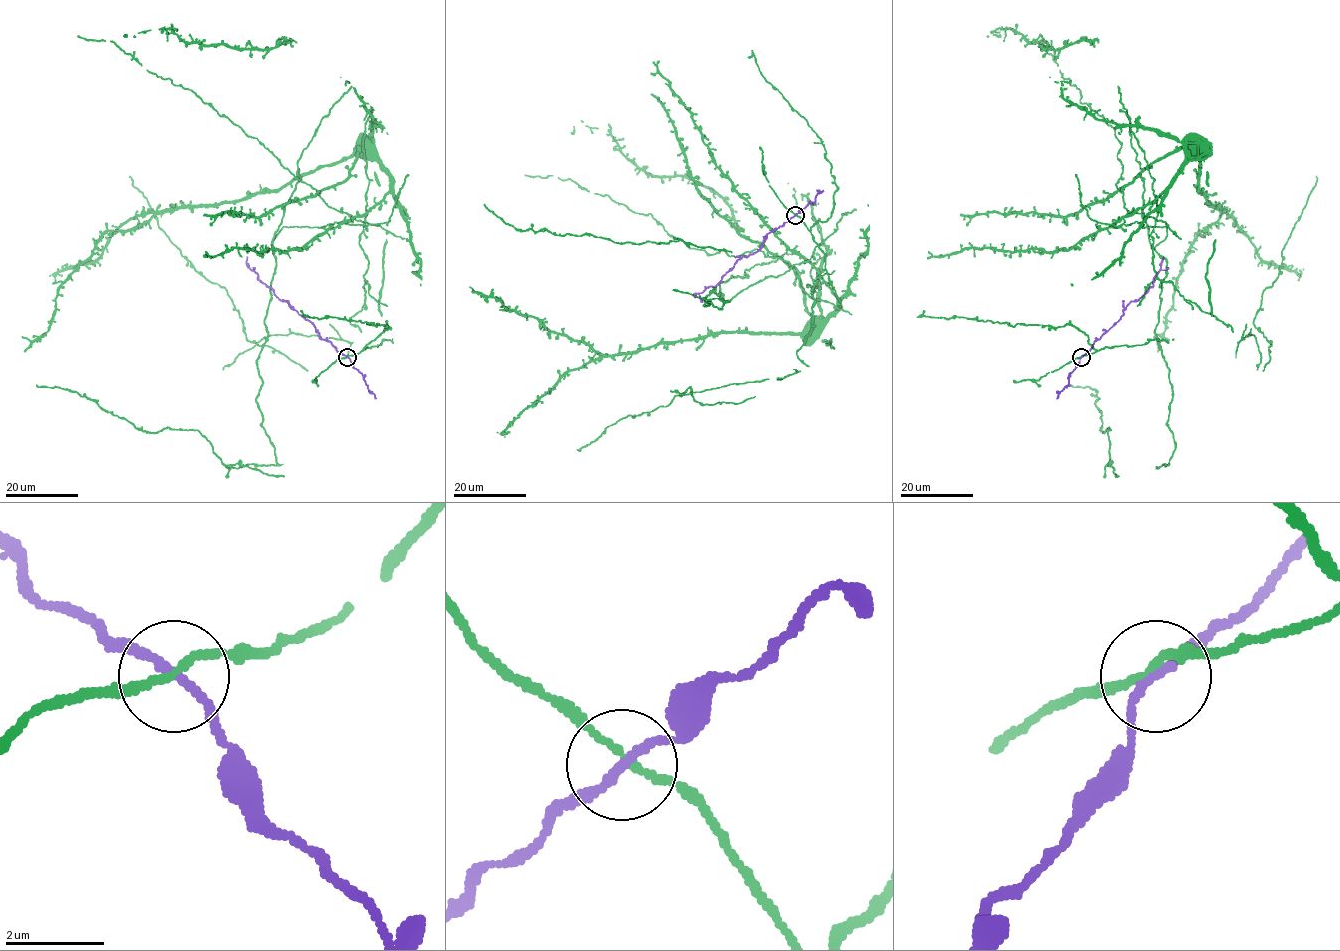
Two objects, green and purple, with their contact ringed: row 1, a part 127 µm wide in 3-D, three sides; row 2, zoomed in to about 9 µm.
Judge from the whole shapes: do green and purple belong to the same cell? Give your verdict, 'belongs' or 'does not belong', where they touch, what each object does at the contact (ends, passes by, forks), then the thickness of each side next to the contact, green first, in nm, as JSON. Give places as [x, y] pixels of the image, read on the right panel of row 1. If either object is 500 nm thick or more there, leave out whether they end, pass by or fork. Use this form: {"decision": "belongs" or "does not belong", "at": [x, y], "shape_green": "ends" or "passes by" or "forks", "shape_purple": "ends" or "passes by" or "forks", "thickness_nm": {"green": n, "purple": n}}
{"decision": "does not belong", "at": [1081, 357], "shape_green": "passes by", "shape_purple": "passes by", "thickness_nm": {"green": 130, "purple": 160}}

